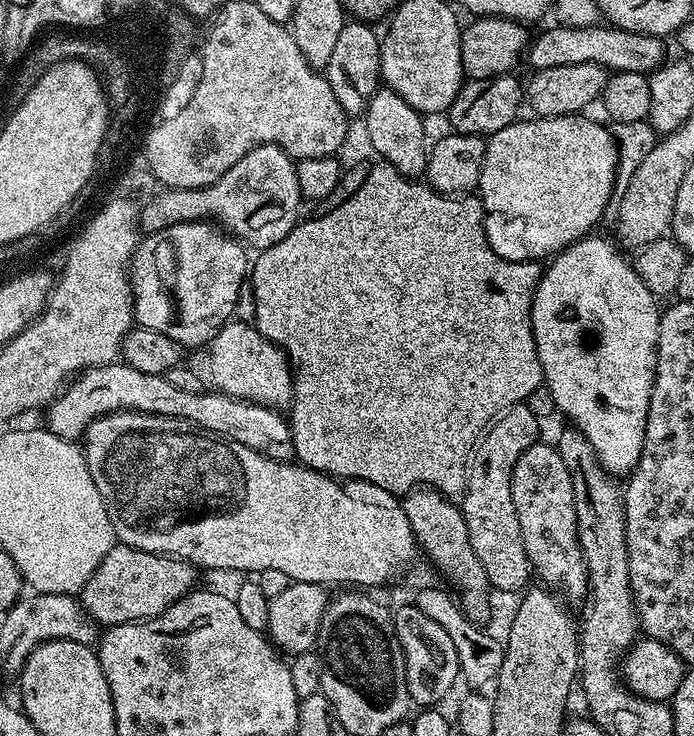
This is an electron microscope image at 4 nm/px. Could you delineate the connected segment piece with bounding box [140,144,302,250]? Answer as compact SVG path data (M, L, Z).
M254 144L210 186L160 190L148 205L140 208L140 228L149 233L171 224L209 220L223 226L245 245L257 244L257 249L263 250L282 242L296 228L302 219L300 204L296 161L290 153L276 144Z

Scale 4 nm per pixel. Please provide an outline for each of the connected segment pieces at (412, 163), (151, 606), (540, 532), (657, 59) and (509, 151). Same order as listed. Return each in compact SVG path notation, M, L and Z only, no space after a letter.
M381 86L370 98L368 108L362 117L364 128L368 131L368 140L377 152L379 159L393 164L399 172L409 178L420 178L428 171L428 149L430 139L424 133L425 117L406 102L393 88Z
M117 542L86 582L82 603L97 625L134 624L138 620L161 616L170 605L188 595L197 587L196 575L197 569L187 560L159 556Z
M544 443L530 446L530 450L523 452L514 466L510 494L518 514L518 530L522 530L524 549L535 575L537 572L542 579L549 580L544 582L563 593L569 601L583 601L589 589L588 567L578 538L574 482L559 447L552 445L551 448Z
M560 24L556 28L548 28L531 37L526 53L526 64L532 70L541 72L550 70L550 66L574 66L578 62L594 62L601 64L612 72L642 72L651 74L665 63L665 41L659 36L647 36L637 32L627 32L615 26L593 26L591 28L575 28Z
M577 114L575 116L542 116L531 118L532 120L517 119L516 123L498 130L493 136L487 137L486 158L482 166L482 178L478 195L484 204L484 229L488 235L488 241L492 249L502 258L507 260L534 260L543 261L543 256L547 258L555 257L557 252L562 252L569 248L576 241L584 239L593 231L592 228L604 216L604 211L613 203L612 191L615 186L616 168L619 166L619 150L616 139L613 136L611 127L603 128L596 120L591 120L588 114Z

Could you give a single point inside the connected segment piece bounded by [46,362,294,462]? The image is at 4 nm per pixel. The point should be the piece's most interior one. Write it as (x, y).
(116, 387)

